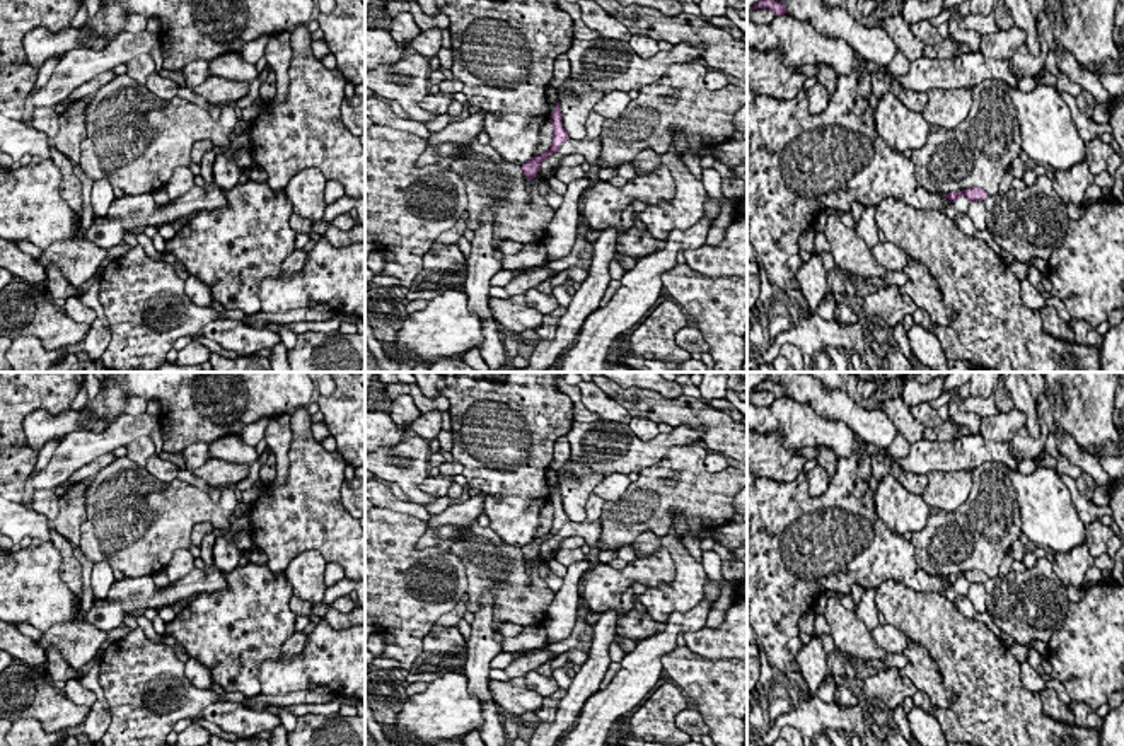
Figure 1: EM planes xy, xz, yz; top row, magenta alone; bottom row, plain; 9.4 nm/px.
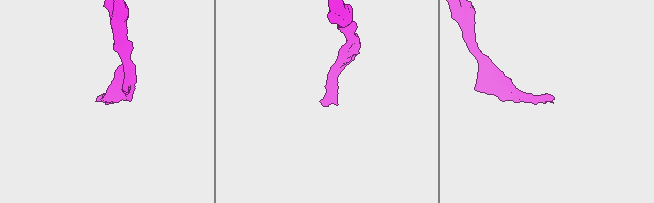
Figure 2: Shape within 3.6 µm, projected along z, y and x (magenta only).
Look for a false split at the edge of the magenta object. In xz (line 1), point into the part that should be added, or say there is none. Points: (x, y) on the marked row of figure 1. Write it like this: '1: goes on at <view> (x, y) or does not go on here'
1: does not go on here

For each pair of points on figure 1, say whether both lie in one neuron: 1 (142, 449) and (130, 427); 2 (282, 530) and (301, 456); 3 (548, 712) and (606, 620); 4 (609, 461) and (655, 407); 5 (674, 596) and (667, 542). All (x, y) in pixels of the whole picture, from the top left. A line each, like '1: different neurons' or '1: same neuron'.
1: different neurons
2: same neuron
3: different neurons
4: different neurons
5: same neuron

